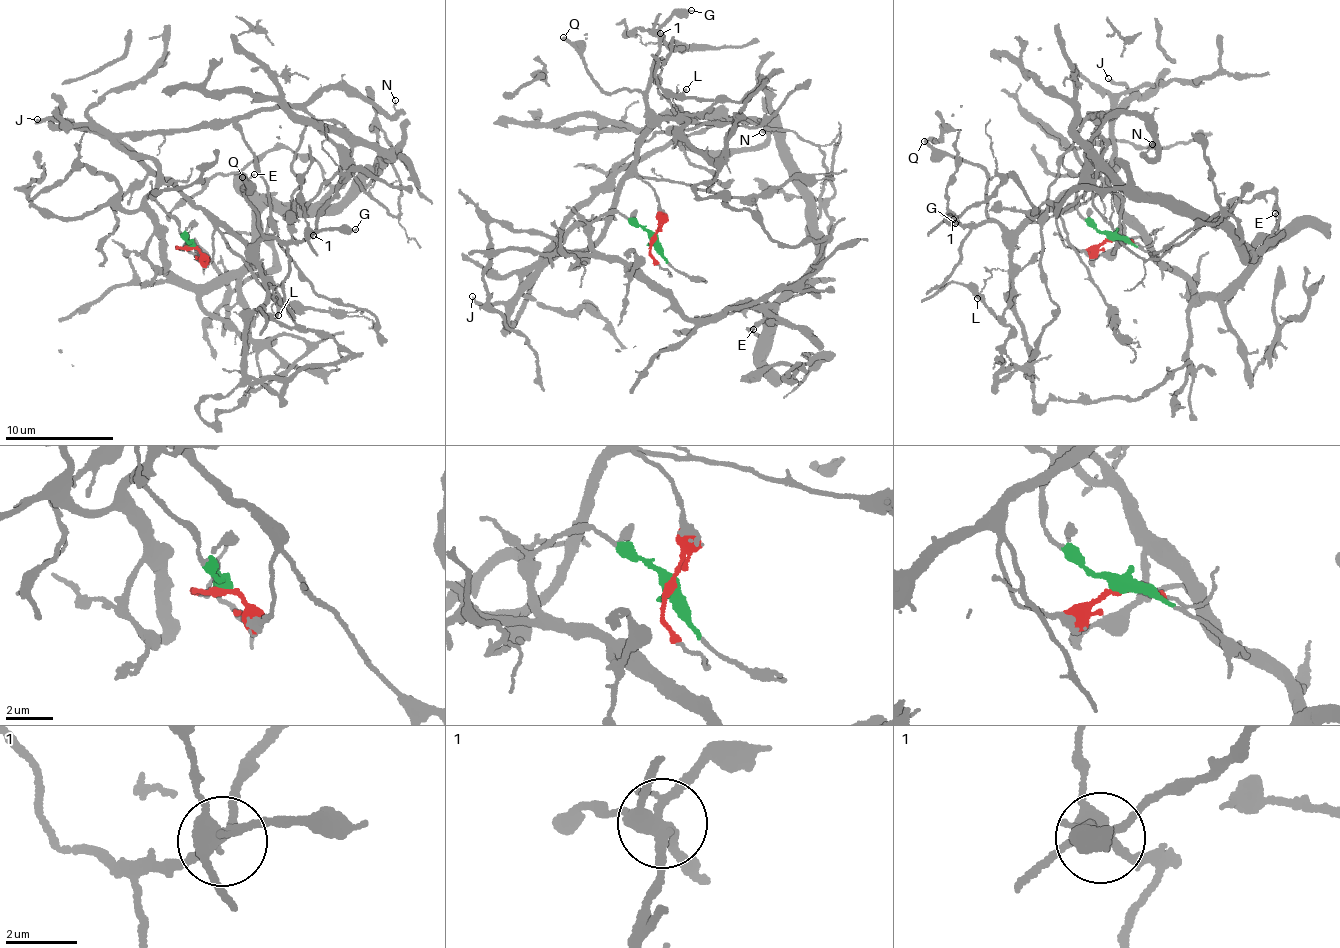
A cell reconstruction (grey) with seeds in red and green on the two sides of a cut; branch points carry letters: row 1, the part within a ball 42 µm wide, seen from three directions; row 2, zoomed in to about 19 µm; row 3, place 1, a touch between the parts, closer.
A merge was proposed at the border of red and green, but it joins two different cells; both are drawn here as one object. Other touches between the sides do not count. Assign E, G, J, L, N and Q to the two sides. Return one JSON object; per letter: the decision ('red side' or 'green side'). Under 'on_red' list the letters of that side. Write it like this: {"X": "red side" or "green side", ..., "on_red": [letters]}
{"E": "green side", "G": "red side", "J": "red side", "L": "red side", "N": "red side", "Q": "red side", "on_red": ["G", "J", "L", "N", "Q"]}

